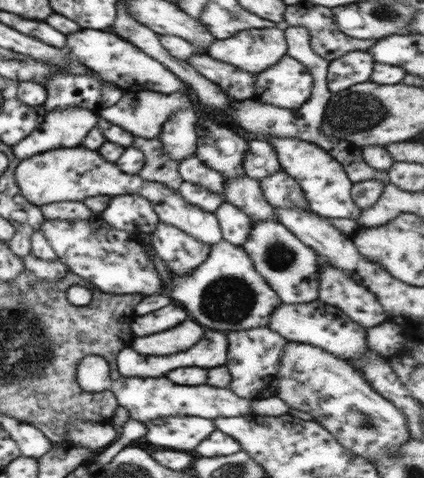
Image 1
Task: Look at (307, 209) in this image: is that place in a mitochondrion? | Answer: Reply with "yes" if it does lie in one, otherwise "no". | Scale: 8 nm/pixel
no

